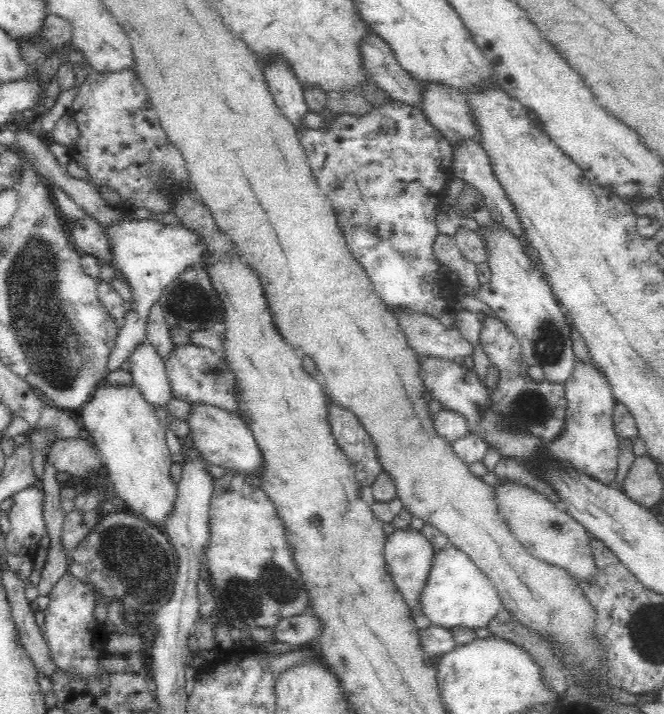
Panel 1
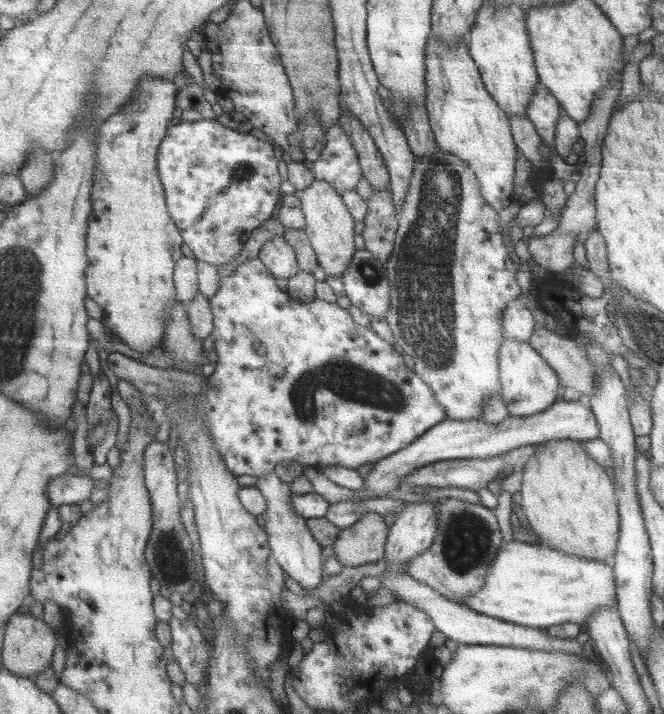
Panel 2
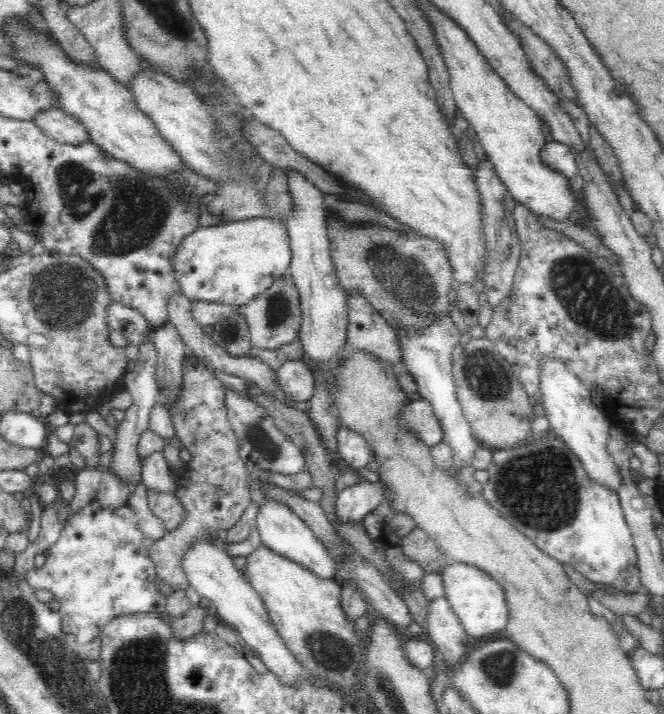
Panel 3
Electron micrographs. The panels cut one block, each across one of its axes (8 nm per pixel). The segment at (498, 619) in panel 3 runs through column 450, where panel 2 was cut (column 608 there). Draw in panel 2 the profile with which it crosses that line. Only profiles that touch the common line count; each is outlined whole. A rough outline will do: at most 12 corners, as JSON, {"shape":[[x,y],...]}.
{"shape":[[501,543],[463,605],[529,628],[616,607],[611,563]]}

